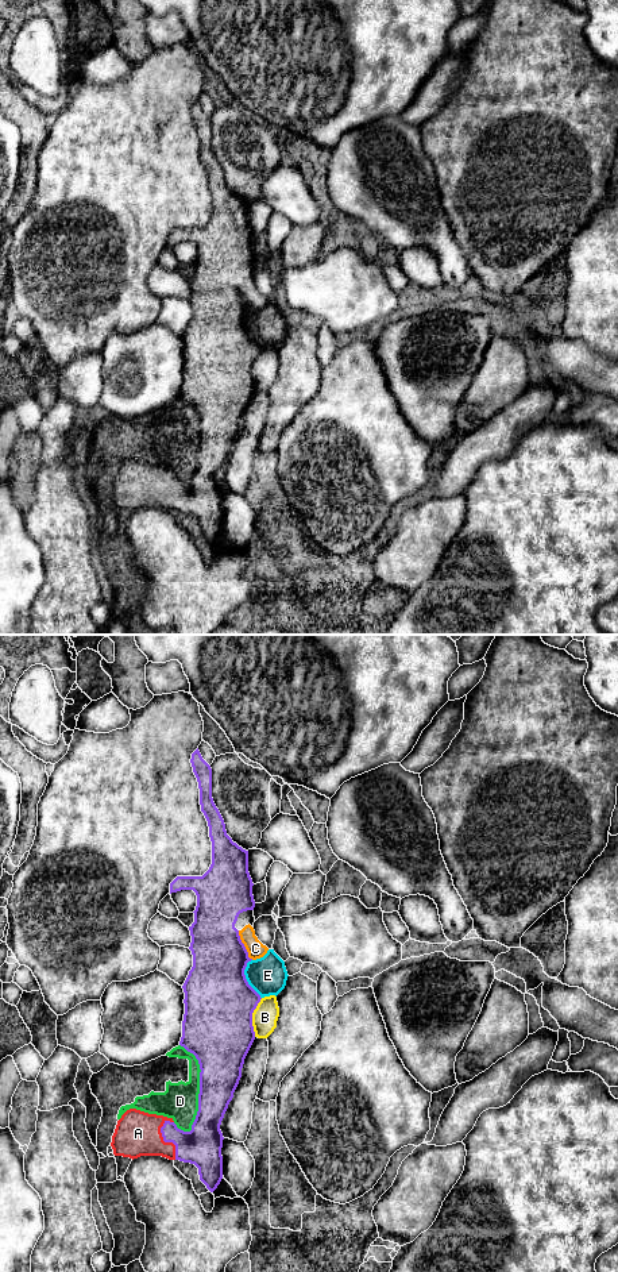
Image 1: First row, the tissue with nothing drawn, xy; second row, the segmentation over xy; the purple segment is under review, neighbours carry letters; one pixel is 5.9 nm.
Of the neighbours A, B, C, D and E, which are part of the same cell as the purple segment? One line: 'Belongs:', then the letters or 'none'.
Belongs: A, C

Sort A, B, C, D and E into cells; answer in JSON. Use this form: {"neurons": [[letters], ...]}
{"neurons": [["A", "C"], ["B"], ["D"], ["E"]]}

